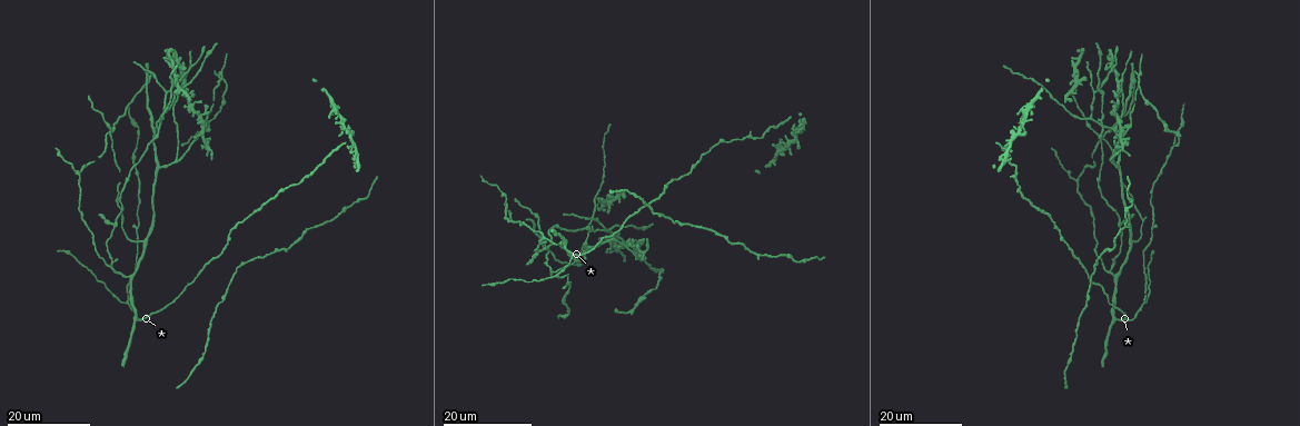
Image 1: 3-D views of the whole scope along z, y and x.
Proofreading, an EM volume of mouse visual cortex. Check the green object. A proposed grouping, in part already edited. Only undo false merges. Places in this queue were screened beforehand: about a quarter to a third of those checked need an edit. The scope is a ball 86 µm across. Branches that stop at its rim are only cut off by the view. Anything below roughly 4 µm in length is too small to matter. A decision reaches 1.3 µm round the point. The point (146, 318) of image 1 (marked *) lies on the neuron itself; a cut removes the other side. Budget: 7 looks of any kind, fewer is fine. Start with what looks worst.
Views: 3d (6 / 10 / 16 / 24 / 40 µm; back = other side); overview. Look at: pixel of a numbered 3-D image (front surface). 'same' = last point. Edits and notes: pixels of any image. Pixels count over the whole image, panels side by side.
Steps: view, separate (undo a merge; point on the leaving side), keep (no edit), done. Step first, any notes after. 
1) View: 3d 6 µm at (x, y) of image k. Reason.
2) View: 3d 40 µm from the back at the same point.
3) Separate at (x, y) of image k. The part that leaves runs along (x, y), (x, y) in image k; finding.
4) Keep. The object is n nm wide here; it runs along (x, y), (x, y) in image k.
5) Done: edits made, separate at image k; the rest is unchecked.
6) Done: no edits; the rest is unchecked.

View: 3d 16 µm at (156, 127) of image 1. Four or more arms meet.

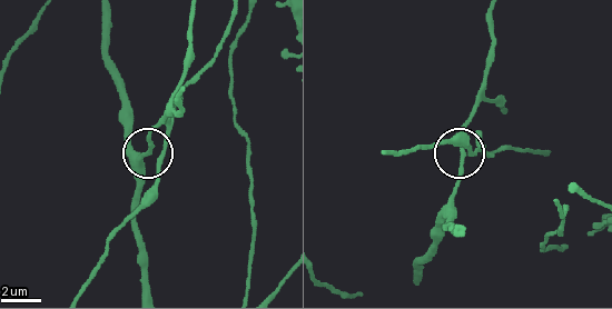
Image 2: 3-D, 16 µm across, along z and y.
View: 3d 6 µm at (463, 153) of image 2.

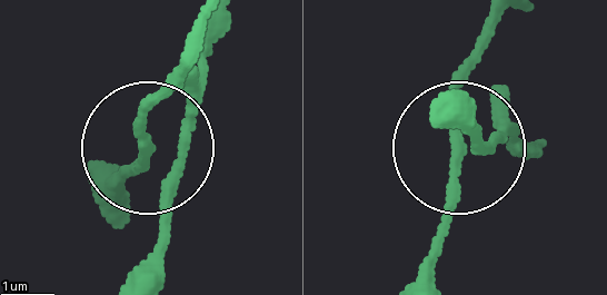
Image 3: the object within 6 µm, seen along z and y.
View: 3d 6 µm from the back at (146, 150) of image 3.

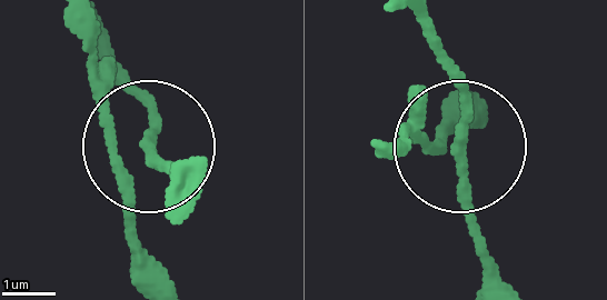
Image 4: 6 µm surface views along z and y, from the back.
Keep. It runs along (178, 193), (151, 149), (120, 153), (80, 38) in image 4; continuous, no second neuron.

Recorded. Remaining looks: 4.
View: 3d 24 µm at (224, 80) of image 1.

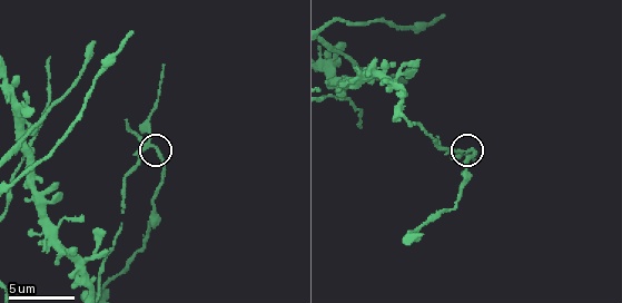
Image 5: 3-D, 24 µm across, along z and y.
View: 3d 6 µm at (152, 144) of image 5. Closer look.

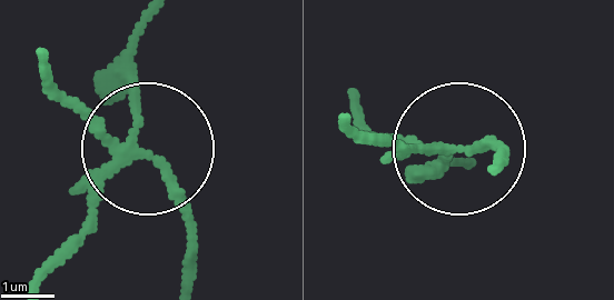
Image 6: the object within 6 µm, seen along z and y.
Separate at (62, 98) of image 6. The object is 170 nm wide here; two neurons meet here.

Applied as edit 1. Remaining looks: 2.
Done: edits made, separate at image 6; the rest is unchecked.

